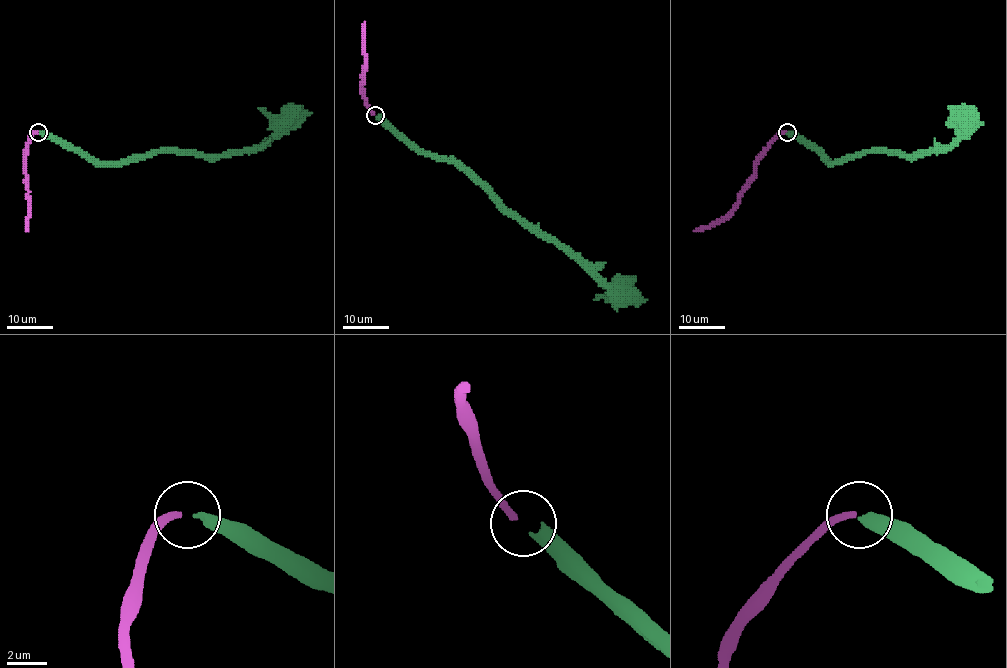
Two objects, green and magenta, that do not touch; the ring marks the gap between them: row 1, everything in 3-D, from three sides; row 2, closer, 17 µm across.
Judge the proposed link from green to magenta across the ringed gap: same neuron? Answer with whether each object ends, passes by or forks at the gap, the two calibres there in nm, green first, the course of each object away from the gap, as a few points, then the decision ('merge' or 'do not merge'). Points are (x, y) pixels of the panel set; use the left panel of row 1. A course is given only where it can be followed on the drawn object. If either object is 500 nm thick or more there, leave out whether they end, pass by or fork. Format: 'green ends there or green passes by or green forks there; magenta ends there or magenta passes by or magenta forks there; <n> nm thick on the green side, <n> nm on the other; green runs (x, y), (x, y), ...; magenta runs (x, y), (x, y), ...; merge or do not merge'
green ends there; magenta ends there; 400 nm thick on the green side, 360 nm on the other; green runs (40, 132), (97, 162), (135, 161), (158, 151), (224, 156), (259, 150), (300, 115), (311, 113); magenta runs (37, 132), (30, 140), (25, 158), (27, 230); do not merge

